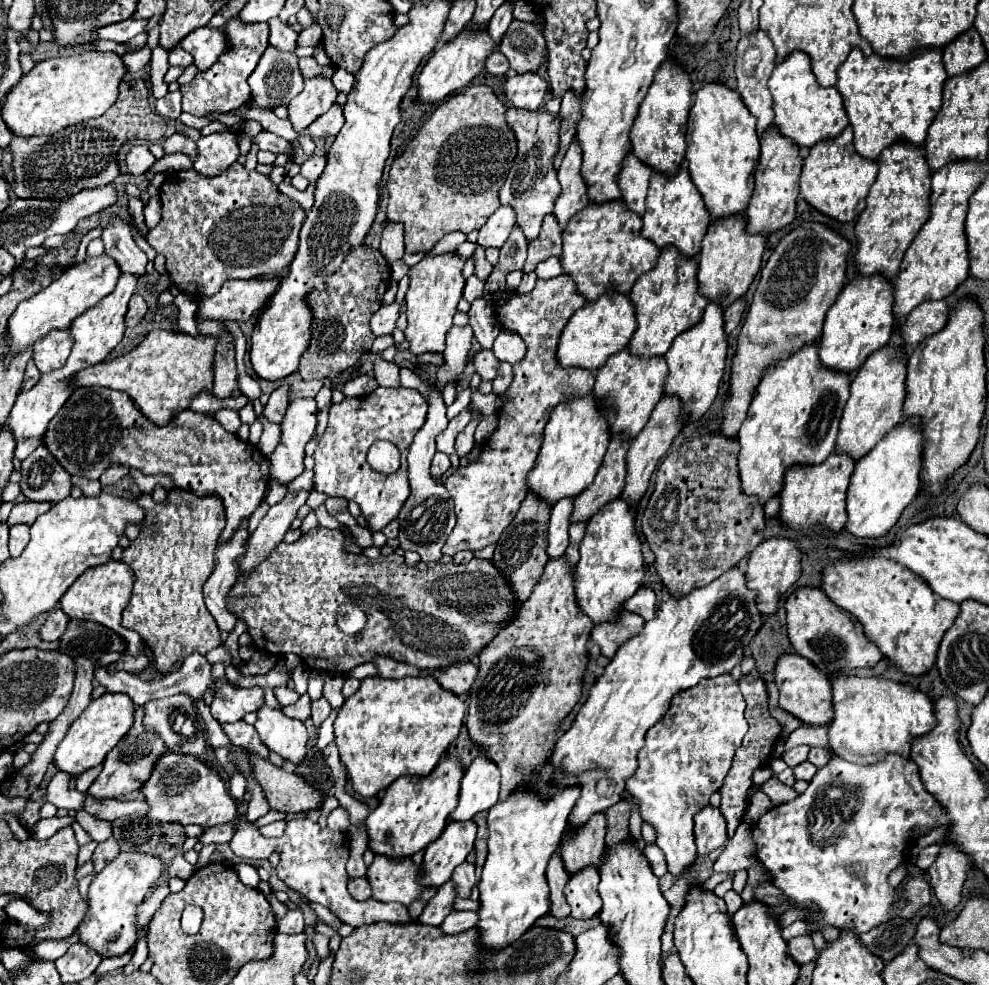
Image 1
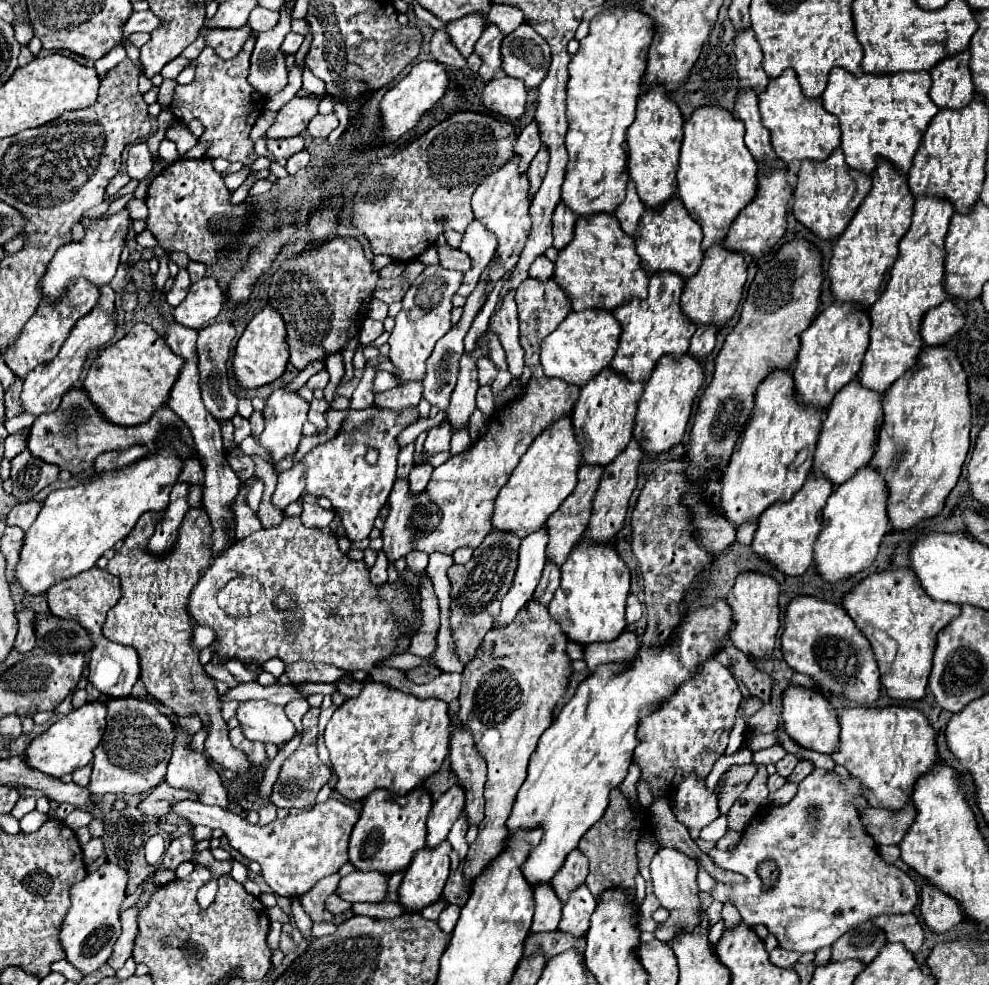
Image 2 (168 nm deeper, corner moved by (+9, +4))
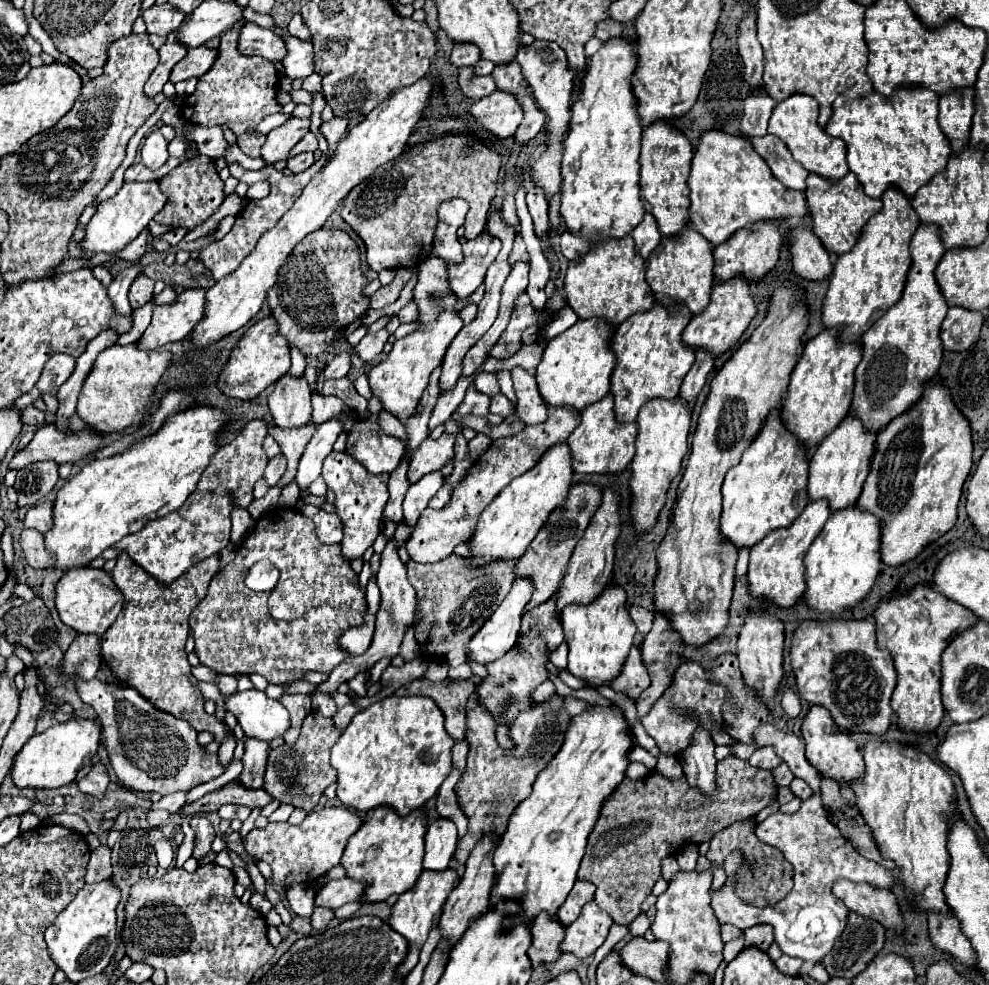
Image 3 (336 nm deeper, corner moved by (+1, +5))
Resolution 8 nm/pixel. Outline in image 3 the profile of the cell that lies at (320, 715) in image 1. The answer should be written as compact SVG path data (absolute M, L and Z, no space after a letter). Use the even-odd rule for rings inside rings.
M311 711L303 721L301 735L295 745L283 745L269 751L269 763L263 785L265 791L271 797L277 797L281 803L291 803L293 807L311 811L319 803L323 791L337 781L337 771L329 763L329 753L337 737L339 731L335 731L333 719L327 719L321 713Z

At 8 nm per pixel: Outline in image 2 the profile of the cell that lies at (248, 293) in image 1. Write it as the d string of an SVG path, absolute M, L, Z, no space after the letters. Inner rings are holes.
M201 278L199 282L193 282L187 298L171 310L171 318L187 328L199 328L219 314L223 310L225 296L223 290L217 286L213 278Z

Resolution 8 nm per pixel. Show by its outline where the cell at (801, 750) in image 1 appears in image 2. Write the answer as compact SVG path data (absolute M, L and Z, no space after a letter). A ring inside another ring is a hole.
M775 744L775 746L769 746L769 748L765 748L765 750L759 750L759 752L753 752L753 762L755 764L775 764L775 762L779 762L783 756L785 756L787 752L779 746L779 744Z

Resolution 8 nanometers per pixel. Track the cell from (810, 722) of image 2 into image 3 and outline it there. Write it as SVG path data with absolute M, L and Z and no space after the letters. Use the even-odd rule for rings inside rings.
M821 705L809 707L809 713L805 715L803 725L801 725L801 735L805 741L805 755L807 755L809 763L821 771L821 775L833 777L835 781L839 781L839 779L851 781L851 779L857 779L859 775L863 775L863 757L861 757L859 747L851 741L851 737L847 733L843 733L837 727L831 713L827 713L827 709L823 709Z

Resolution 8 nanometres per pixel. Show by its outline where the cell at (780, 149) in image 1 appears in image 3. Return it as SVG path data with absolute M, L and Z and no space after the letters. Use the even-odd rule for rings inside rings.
M755 221L751 227L735 231L731 239L727 239L723 245L713 249L715 257L713 273L719 281L727 281L735 275L745 275L749 281L761 279L765 273L769 273L775 267L781 245L783 245L783 235L779 229L779 221Z

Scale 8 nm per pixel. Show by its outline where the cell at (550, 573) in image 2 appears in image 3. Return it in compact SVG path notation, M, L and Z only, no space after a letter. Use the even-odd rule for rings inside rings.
M557 593L547 599L545 603L533 607L523 615L523 625L521 625L521 635L537 631L547 639L547 647L553 651L563 643L563 627L557 615Z

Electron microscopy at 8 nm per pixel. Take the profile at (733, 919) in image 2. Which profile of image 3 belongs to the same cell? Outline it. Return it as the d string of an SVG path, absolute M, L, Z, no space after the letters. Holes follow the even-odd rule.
M741 931L739 937L735 937L735 939L731 939L729 943L725 943L725 947L723 947L723 959L729 963L733 957L737 957L737 953L739 953L743 947L745 947L745 935L743 935L743 931Z

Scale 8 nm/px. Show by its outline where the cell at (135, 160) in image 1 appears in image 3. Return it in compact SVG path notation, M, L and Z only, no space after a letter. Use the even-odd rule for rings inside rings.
M159 131L151 133L143 147L141 147L141 163L151 169L151 171L157 171L159 167L163 167L163 163L169 159L169 153L167 153L167 141L163 139L163 135Z

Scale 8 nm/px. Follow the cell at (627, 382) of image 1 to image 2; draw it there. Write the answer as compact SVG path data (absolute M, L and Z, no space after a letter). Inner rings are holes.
M605 368L587 386L581 388L581 396L571 414L575 436L583 446L581 464L607 466L627 448L629 440L633 438L633 422L641 394L643 382L633 384L629 380L623 380L611 368Z

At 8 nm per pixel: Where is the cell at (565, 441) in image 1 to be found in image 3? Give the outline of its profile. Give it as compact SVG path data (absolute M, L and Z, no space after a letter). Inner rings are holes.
M561 441L559 445L549 447L543 453L543 459L539 459L523 477L513 479L481 513L477 531L471 539L471 559L475 565L483 565L499 557L521 557L543 523L547 523L549 515L565 503L571 489L571 477L571 451L567 441Z

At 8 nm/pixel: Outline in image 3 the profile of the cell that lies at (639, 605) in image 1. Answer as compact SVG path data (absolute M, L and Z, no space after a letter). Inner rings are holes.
M633 605L629 607L629 615L633 619L633 623L637 625L637 631L639 633L647 633L651 629L651 623L653 623L653 613L647 611L645 607L639 607L639 605Z

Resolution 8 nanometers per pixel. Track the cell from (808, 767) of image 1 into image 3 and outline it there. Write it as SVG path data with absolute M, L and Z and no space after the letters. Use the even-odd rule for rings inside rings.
M781 763L779 767L773 769L773 777L775 777L777 785L789 785L795 779L795 775L791 773L791 769L785 763Z

